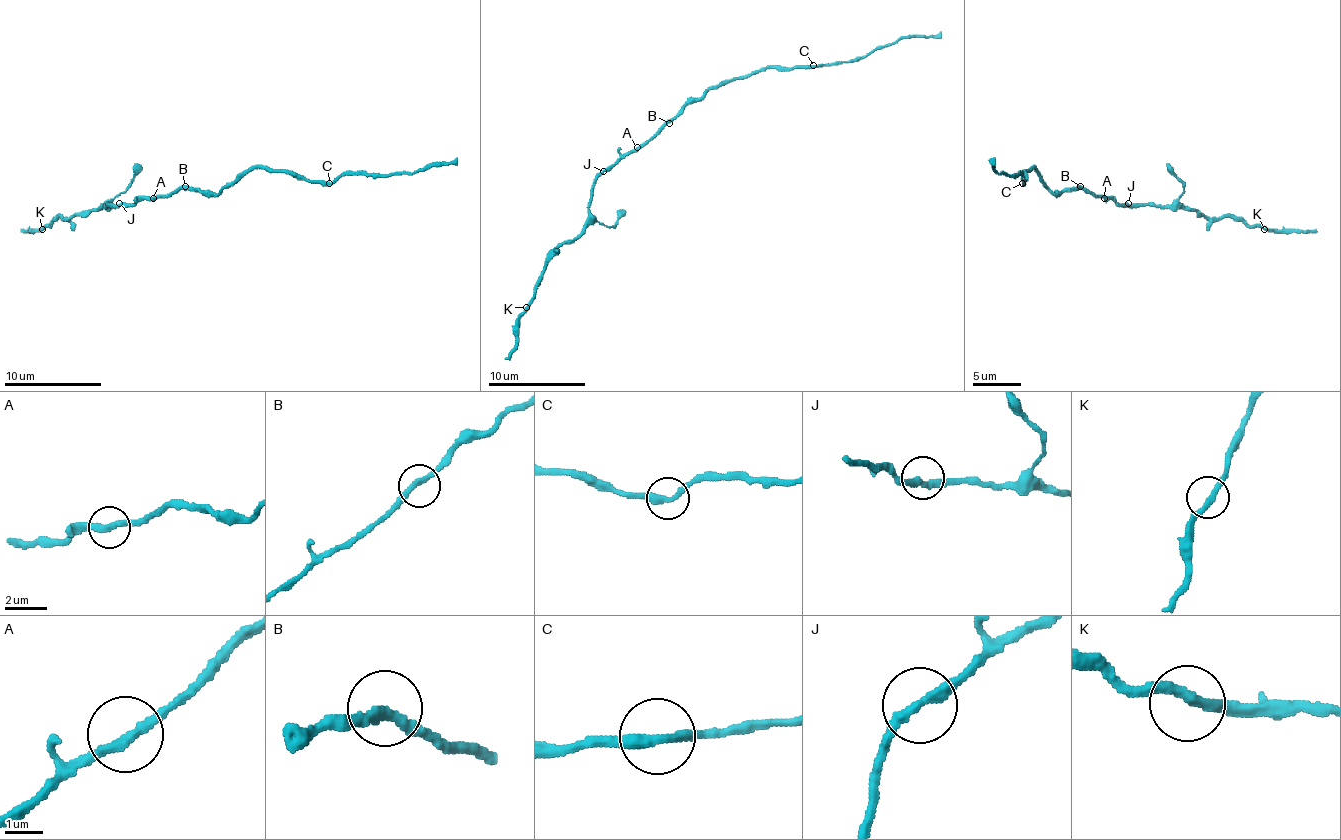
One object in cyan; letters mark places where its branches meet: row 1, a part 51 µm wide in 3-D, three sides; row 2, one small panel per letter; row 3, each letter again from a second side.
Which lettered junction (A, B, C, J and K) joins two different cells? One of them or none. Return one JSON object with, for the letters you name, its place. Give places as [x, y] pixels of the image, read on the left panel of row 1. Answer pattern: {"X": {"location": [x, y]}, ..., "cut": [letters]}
{"cut": []}

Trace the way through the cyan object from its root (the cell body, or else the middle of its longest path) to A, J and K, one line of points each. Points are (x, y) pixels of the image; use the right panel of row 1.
A: (1077, 188), (1104, 198)
J: (1077, 188), (1111, 198), (1116, 203), (1128, 203)
K: (1077, 188), (1131, 205), (1186, 205), (1208, 217), (1235, 217), (1247, 225), (1259, 225), (1264, 229)

